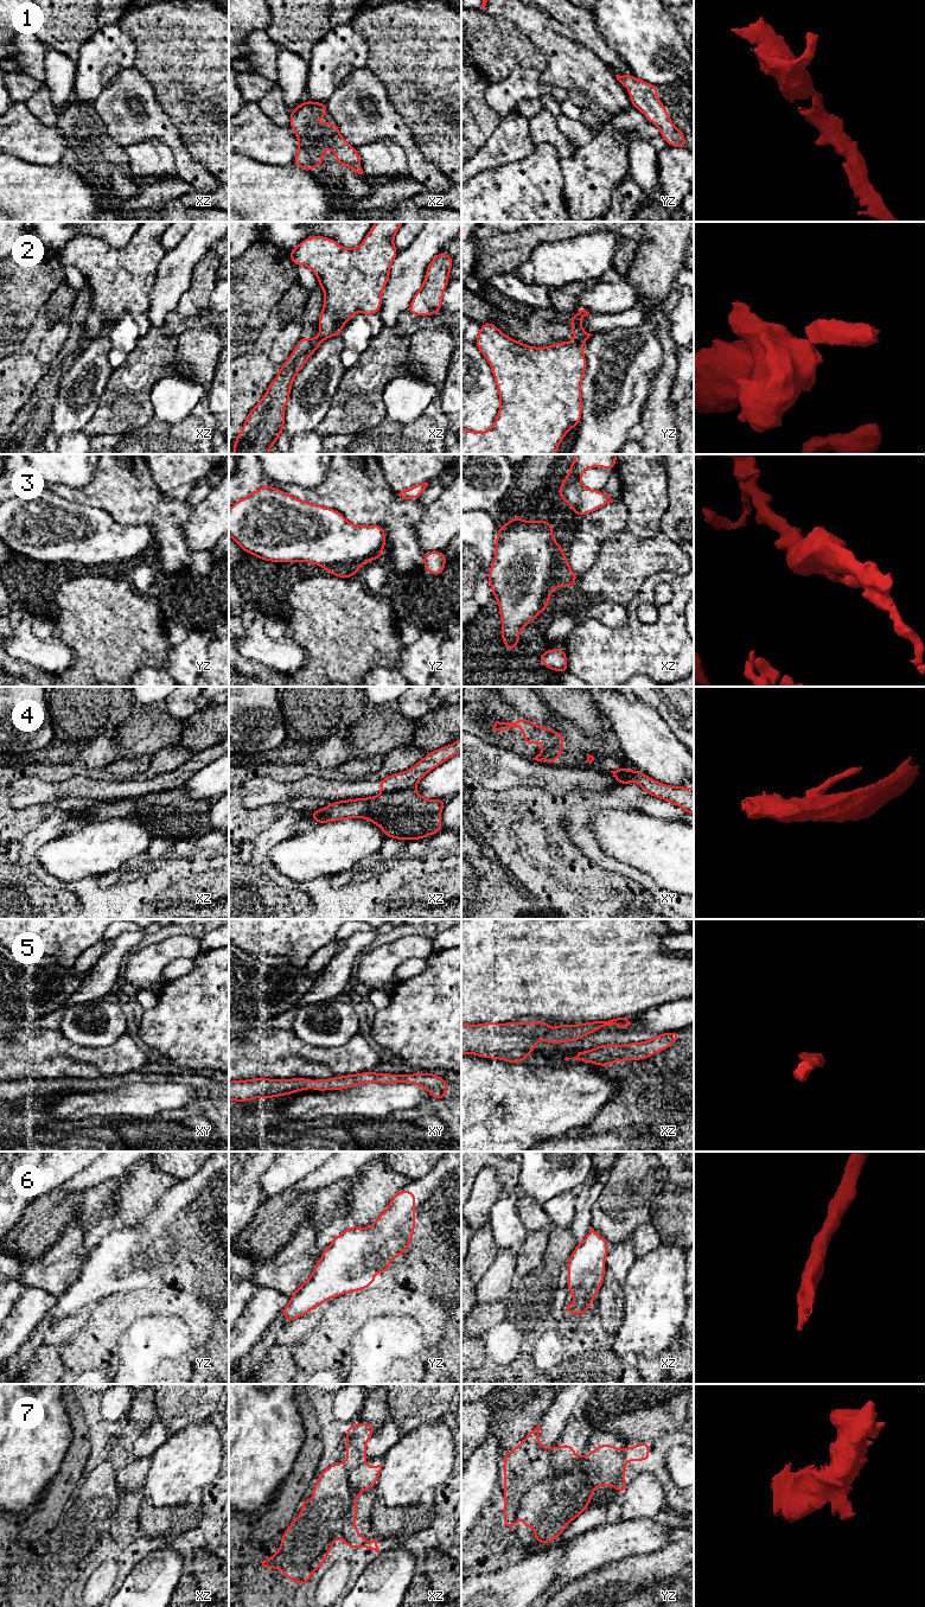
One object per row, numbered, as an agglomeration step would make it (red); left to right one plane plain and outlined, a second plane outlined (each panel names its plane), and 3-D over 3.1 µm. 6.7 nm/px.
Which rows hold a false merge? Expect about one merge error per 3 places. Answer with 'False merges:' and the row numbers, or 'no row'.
False merges: 2, 3, 4, 7

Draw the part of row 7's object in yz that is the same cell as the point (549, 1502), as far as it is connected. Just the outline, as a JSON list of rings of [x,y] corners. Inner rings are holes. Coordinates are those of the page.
[[[541,1426],[530,1430],[527,1437],[502,1458],[504,1462],[504,1528],[510,1530],[518,1522],[518,1511],[523,1511],[523,1526],[535,1529],[535,1541],[546,1544],[557,1539],[566,1526],[588,1509],[597,1486],[606,1488],[613,1485],[615,1491],[625,1494],[626,1461],[646,1461],[650,1459],[649,1441],[639,1442],[636,1447],[618,1449],[607,1443],[589,1452],[586,1458],[581,1454],[569,1468],[554,1474],[551,1458],[555,1446],[541,1447],[538,1443]]]

